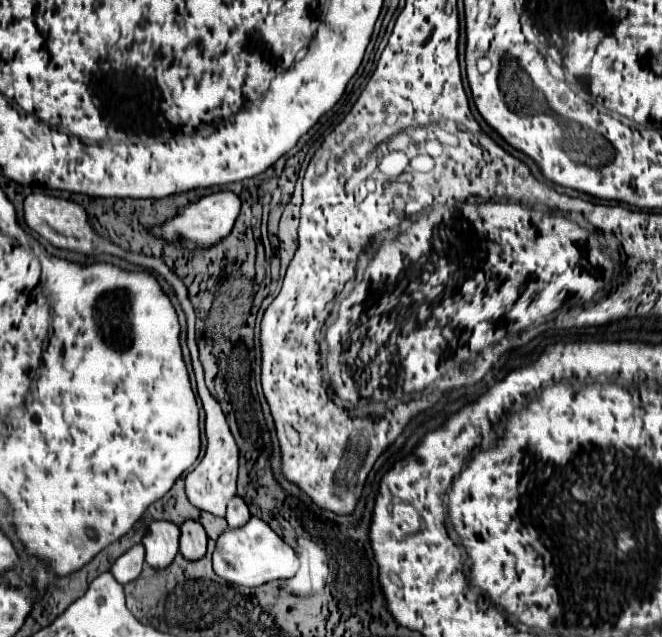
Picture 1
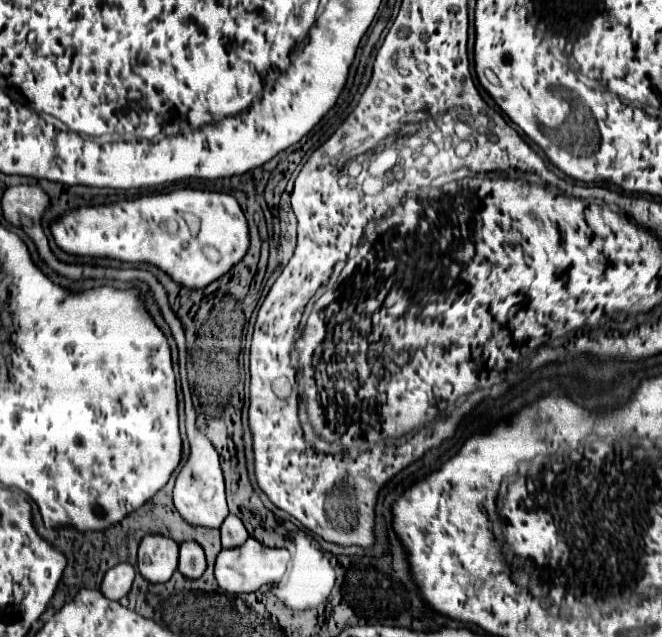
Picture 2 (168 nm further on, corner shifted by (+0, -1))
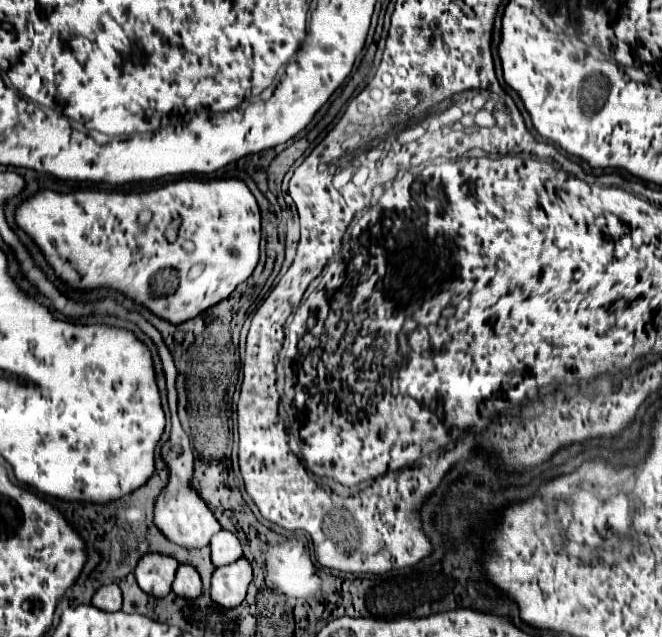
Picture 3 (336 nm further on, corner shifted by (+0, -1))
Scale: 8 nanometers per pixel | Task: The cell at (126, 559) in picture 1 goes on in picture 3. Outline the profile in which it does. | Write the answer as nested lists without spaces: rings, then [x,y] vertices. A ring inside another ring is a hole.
[[[104,585],[96,591],[92,597],[92,605],[96,609],[106,609],[106,611],[120,611],[122,609],[122,593],[116,585]]]

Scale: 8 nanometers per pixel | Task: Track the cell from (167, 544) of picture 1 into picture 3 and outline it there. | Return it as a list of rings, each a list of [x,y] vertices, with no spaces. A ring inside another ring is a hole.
[[[148,553],[148,557],[142,557],[136,565],[136,581],[140,589],[152,597],[166,597],[172,589],[172,581],[176,577],[178,561],[166,555]]]

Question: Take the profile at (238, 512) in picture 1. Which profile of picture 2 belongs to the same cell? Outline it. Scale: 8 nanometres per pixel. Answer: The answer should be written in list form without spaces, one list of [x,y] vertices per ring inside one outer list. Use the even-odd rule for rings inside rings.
[[[228,515],[220,527],[222,533],[222,547],[238,547],[248,539],[248,531],[236,515]]]

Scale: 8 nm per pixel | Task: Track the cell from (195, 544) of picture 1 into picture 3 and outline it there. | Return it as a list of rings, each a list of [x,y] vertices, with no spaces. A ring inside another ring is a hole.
[[[180,565],[178,567],[172,591],[178,597],[188,599],[188,601],[200,597],[200,593],[202,593],[202,581],[200,581],[200,575],[196,573],[196,569],[192,565]]]

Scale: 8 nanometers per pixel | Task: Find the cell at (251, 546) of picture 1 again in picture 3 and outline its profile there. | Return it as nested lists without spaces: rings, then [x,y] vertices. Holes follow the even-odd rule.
[[[242,557],[230,565],[214,569],[210,597],[220,609],[226,611],[234,609],[244,601],[250,581],[252,581],[252,567]]]

